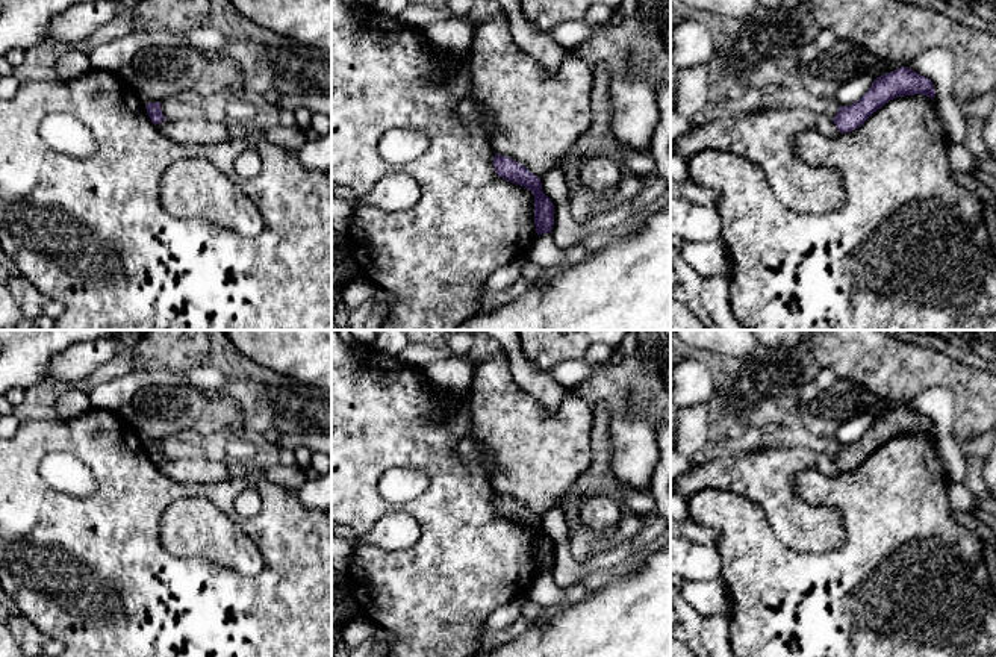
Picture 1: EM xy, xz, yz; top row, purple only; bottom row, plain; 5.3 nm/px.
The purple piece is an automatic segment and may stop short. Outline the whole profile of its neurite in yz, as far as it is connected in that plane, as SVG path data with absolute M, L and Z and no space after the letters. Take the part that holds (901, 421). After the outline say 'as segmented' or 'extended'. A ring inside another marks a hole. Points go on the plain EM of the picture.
M907 406L876 416L866 433L849 445L840 445L833 457L840 472L849 472L860 465L886 442L896 436L922 433L934 437L935 428L932 421L914 412Z | as segmented

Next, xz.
M495 492L492 501L496 513L507 521L525 525L534 534L534 563L536 572L548 572L554 565L554 543L543 533L540 516L530 512L524 504L516 500Z | as segmented

